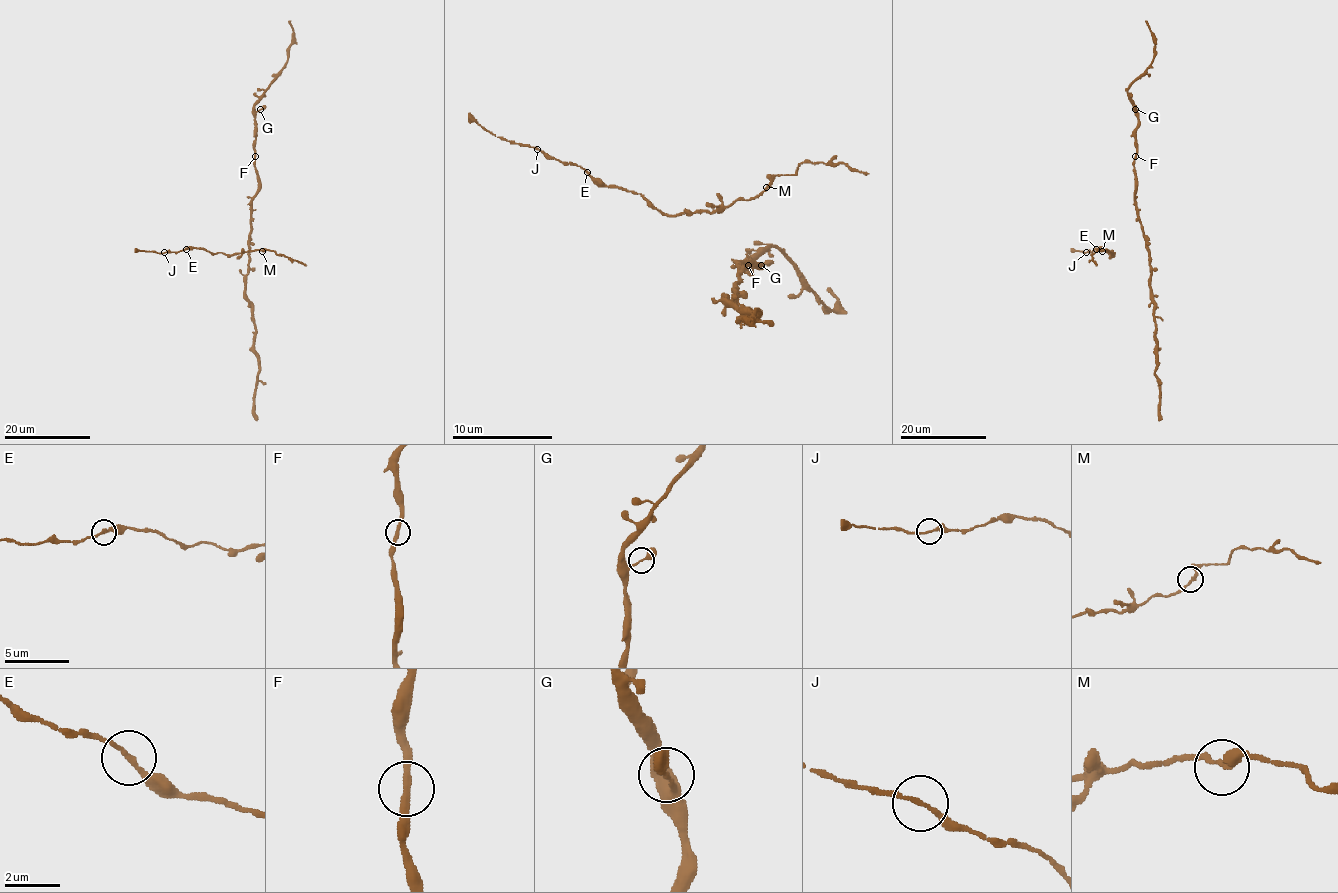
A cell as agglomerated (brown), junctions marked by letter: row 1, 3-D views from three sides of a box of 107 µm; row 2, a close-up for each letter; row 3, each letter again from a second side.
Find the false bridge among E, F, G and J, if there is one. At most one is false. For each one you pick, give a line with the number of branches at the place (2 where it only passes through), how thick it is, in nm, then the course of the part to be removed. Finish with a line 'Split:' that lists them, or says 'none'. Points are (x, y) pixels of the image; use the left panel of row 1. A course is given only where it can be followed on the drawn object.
Split: none

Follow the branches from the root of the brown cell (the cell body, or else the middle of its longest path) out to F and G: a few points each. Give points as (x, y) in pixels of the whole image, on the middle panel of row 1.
F: (741, 272), (741, 265), (756, 265), (748, 259), (748, 265)
G: (741, 272), (741, 265), (756, 265), (748, 259), (748, 270), (761, 265)

